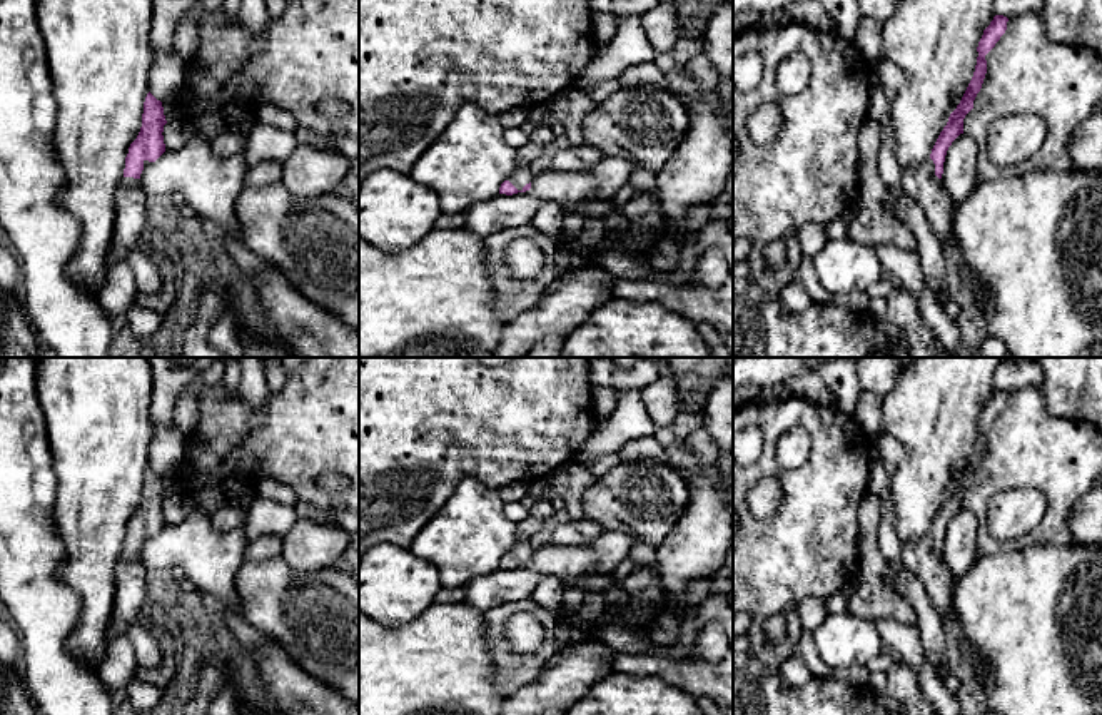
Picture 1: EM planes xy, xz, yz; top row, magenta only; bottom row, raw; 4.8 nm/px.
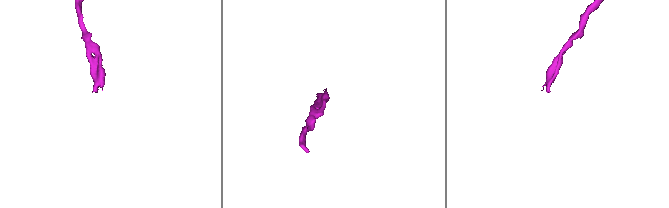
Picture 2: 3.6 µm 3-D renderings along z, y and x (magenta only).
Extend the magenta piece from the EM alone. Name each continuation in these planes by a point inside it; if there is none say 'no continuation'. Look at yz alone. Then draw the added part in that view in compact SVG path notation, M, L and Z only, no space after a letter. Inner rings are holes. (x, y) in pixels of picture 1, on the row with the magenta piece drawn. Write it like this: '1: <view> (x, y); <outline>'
1: yz (920, 182); M930 157L922 165L902 169L902 189L923 209L930 229L942 246L955 241L953 210L957 204L935 175L935 164Z

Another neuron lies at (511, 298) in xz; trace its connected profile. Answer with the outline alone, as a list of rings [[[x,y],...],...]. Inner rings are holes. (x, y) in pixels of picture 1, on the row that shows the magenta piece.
[[[531,222],[521,227],[498,229],[491,237],[486,239],[484,261],[493,277],[496,316],[501,321],[511,322],[521,312],[534,307],[541,294],[549,286],[553,286],[559,277],[573,272],[561,272],[556,266],[556,256],[561,246],[563,244],[558,244],[551,236],[538,231]],[[519,237],[536,242],[544,254],[541,272],[528,281],[514,279],[501,266],[504,249]]]

